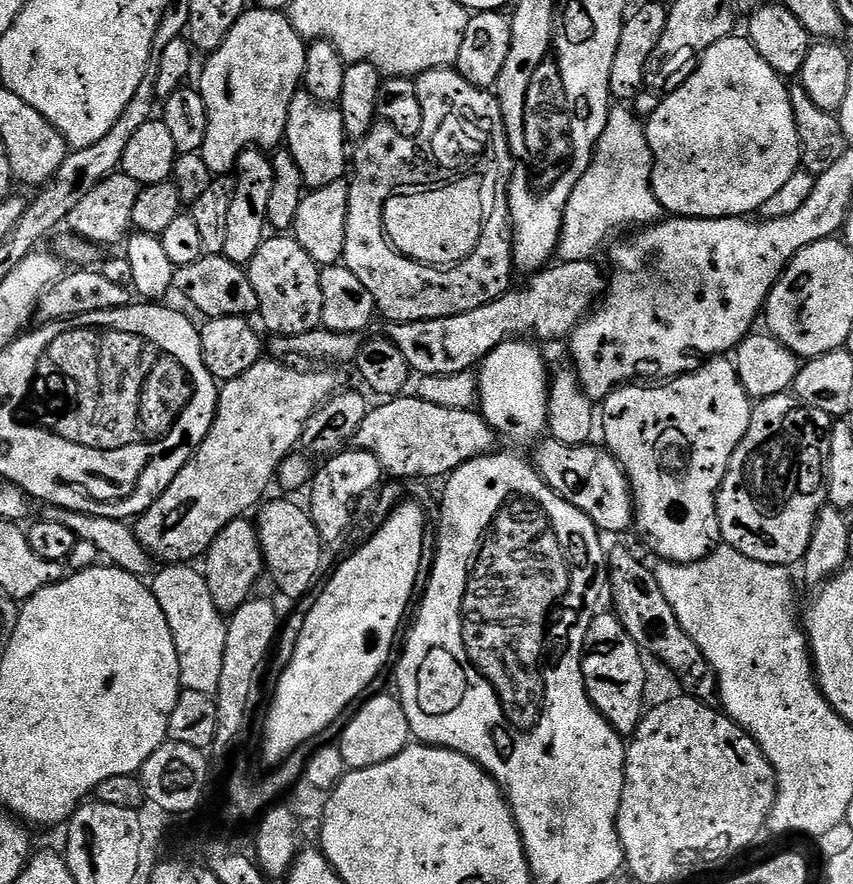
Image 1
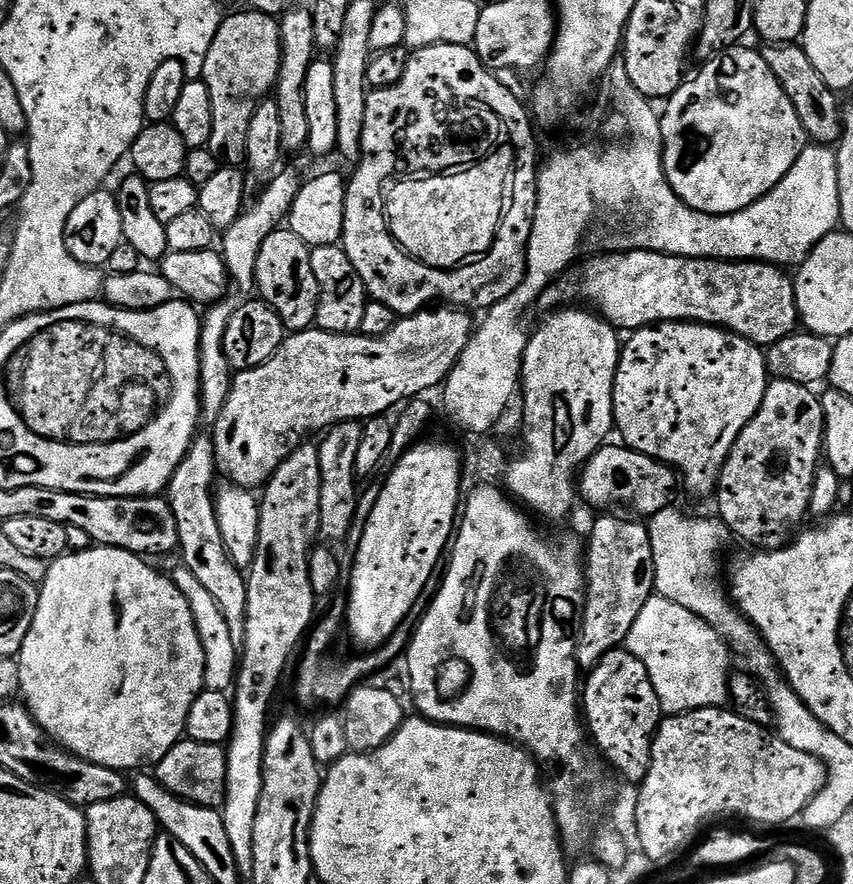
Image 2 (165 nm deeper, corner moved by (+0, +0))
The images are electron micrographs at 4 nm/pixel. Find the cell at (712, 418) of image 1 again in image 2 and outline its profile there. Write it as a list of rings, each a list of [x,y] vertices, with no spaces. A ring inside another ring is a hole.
[[[666,320],[650,328],[639,328],[623,341],[612,395],[614,428],[627,447],[671,464],[685,489],[712,494],[720,483],[720,472],[734,442],[758,414],[769,383],[765,353],[746,338],[711,324]]]

